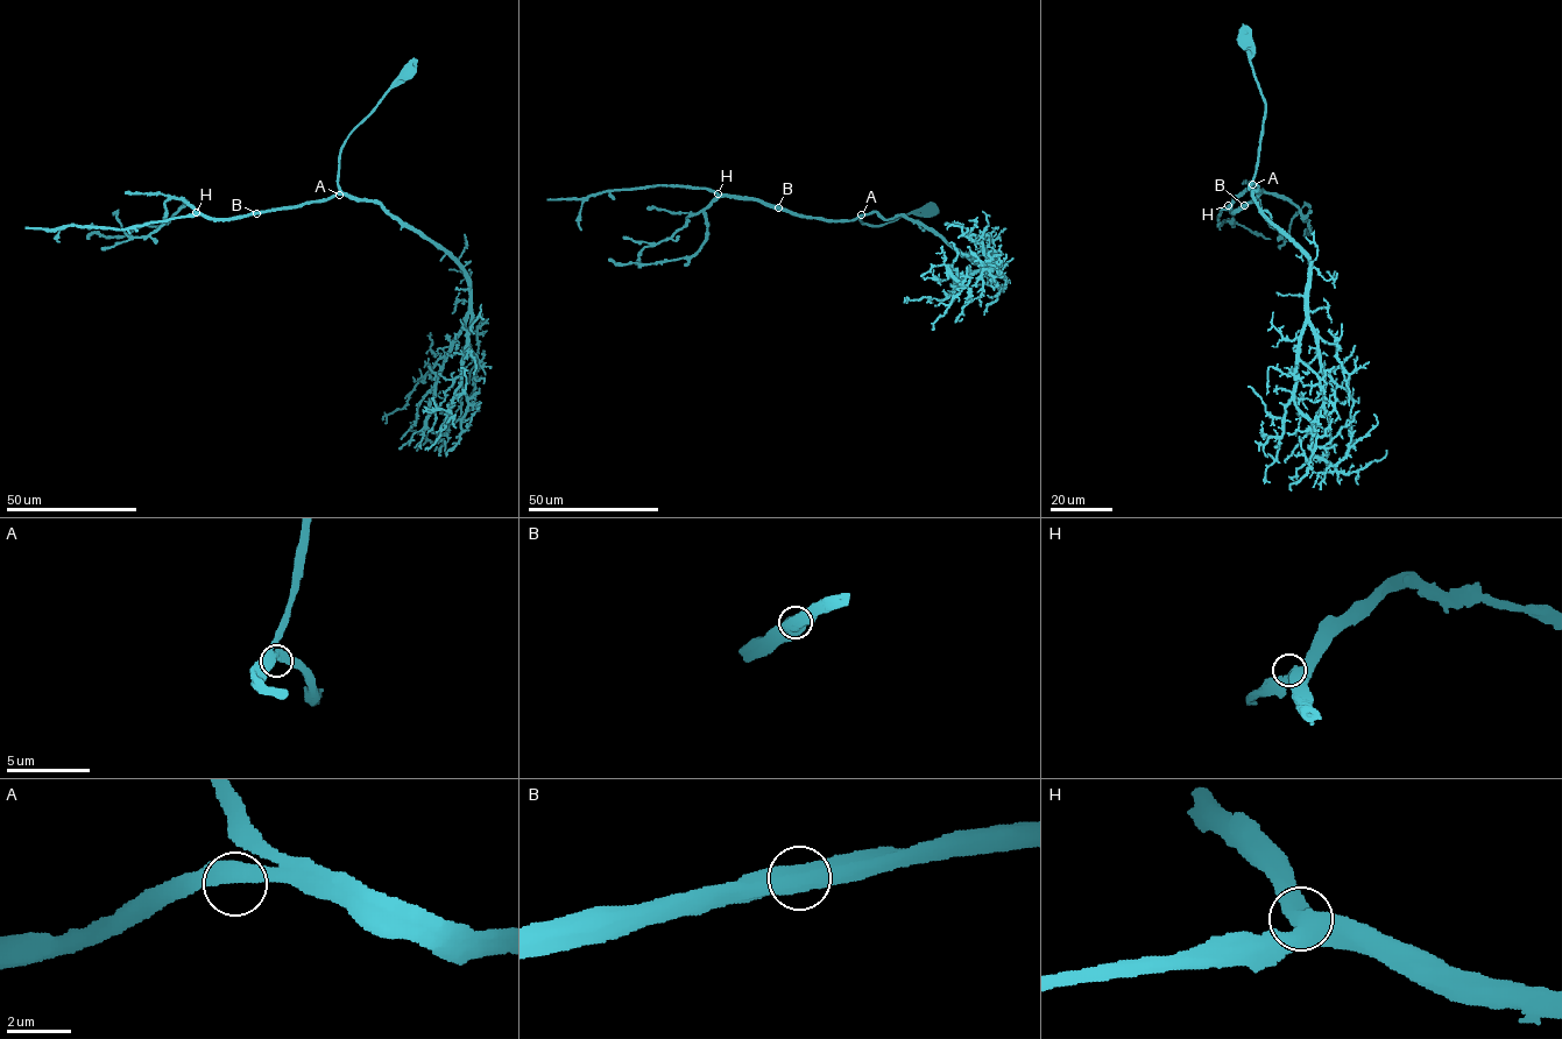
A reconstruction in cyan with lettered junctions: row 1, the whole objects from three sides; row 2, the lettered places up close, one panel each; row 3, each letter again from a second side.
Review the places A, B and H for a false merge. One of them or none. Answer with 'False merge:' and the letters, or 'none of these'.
False merge: none of these

